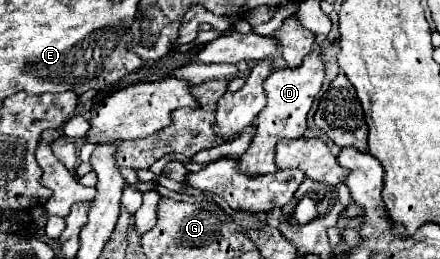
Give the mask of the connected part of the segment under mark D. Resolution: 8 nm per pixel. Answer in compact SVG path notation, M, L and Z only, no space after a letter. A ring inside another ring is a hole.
M317 51L309 53L299 67L285 67L285 69L275 69L271 75L265 79L265 85L269 91L267 93L267 105L257 117L257 131L255 137L249 145L249 149L241 155L241 171L249 175L259 175L259 173L271 173L277 171L275 167L275 145L279 139L289 137L301 137L307 129L307 113L313 105L315 95L321 91L323 83L323 61Z

